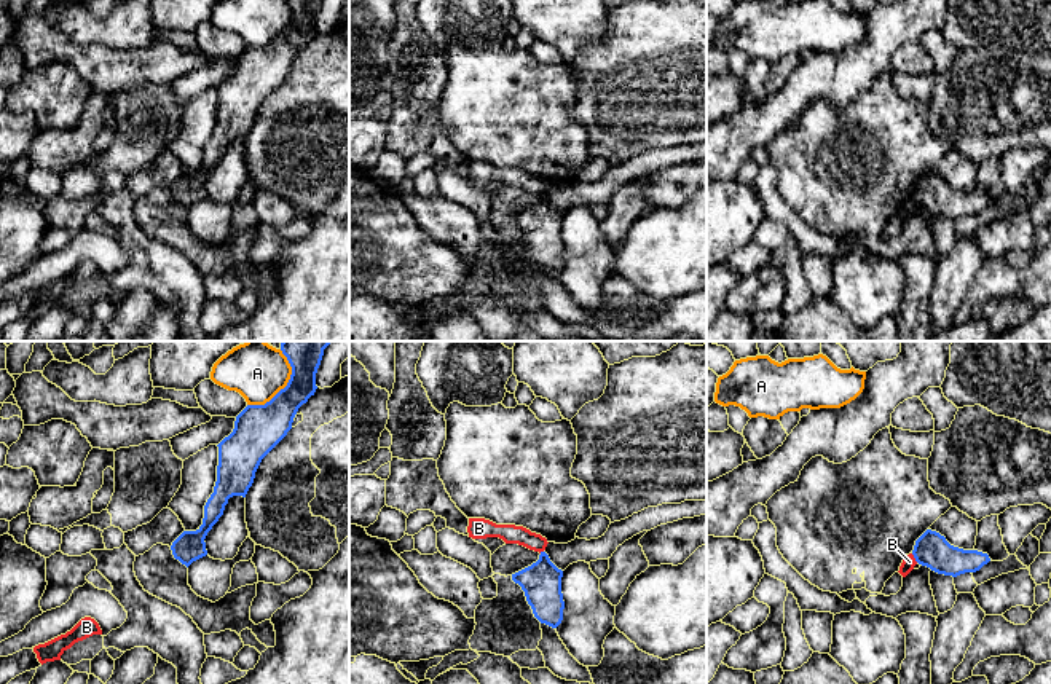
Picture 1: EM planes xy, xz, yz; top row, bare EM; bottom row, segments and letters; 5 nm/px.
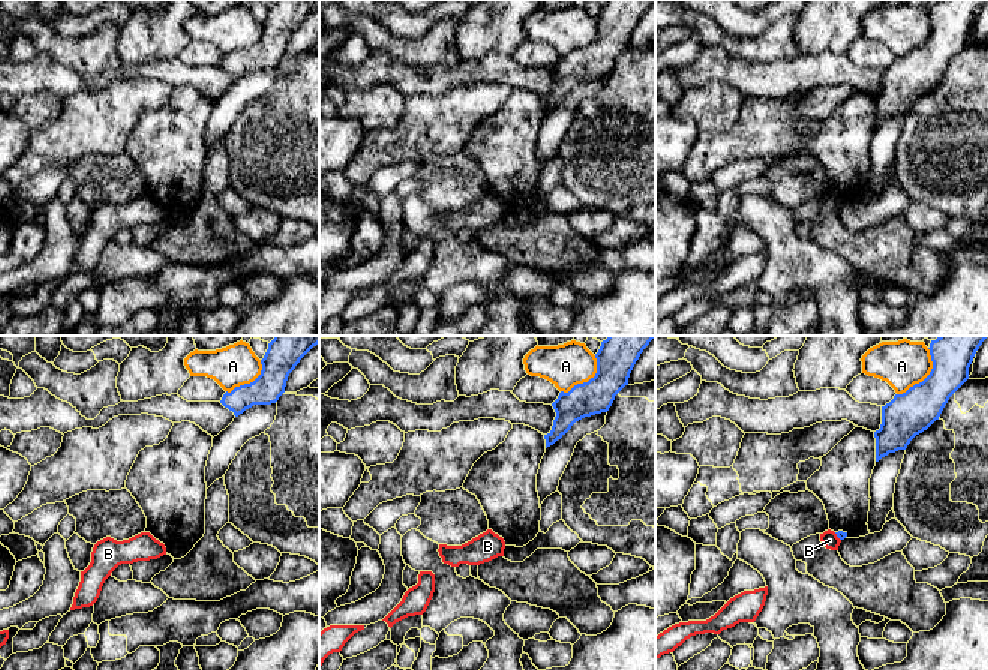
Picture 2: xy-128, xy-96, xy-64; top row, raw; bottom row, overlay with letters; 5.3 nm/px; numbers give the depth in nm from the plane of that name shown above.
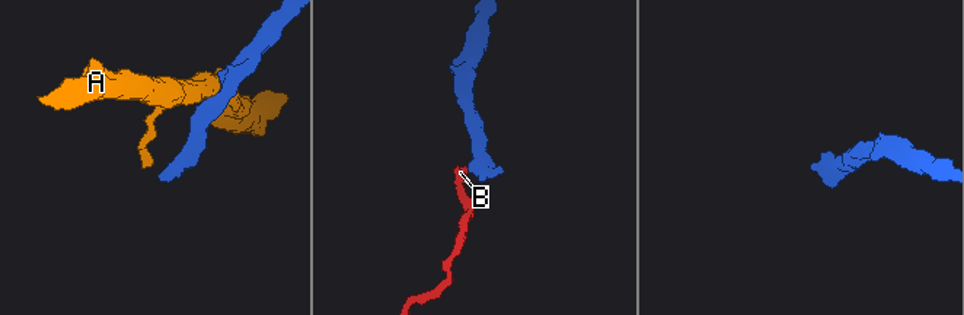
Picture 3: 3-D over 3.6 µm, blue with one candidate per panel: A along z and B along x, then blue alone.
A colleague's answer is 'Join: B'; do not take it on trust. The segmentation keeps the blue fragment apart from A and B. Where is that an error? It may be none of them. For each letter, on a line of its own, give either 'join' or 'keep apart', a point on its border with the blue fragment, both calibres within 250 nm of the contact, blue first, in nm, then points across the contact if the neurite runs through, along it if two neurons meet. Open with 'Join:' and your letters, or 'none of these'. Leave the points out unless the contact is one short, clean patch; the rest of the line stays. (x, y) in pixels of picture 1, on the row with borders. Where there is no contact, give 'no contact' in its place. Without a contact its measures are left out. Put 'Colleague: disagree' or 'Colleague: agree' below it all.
Join: none of these
A: keep apart; meets blue in xy at (286, 386); 240 nm thick on the blue side, 280 nm on the other; border along xy (281, 349), (291, 367), (289, 381), (263, 404), (247, 405)
B: keep apart; meets blue in yz at (914, 557); 170 nm thick on the blue side, 70 nm on the other; border along yz (911, 554), (917, 562)
Colleague: disagree

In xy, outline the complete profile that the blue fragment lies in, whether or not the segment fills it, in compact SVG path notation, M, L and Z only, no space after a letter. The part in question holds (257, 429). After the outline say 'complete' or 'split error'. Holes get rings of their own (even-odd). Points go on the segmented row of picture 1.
M281 343L292 367L287 386L265 405L247 405L236 416L233 432L217 445L217 482L204 505L203 525L196 531L183 531L171 545L174 558L187 568L207 555L204 539L223 515L228 499L246 497L262 459L287 435L298 408L314 395L316 373L330 343Z; complete

